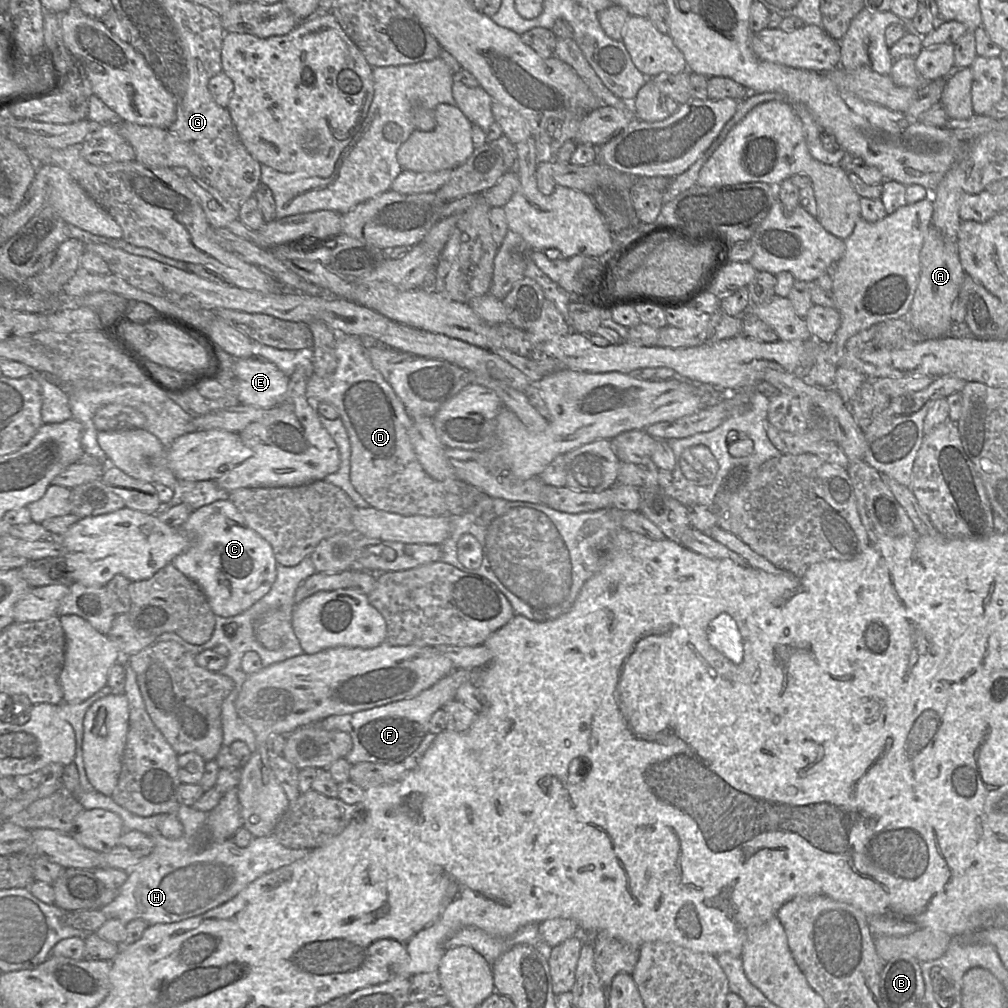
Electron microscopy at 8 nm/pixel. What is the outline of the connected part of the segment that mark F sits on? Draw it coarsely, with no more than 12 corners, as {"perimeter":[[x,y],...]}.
{"perimeter":[[455,669],[414,697],[314,723],[351,736],[344,757],[398,764],[433,713],[473,682]]}

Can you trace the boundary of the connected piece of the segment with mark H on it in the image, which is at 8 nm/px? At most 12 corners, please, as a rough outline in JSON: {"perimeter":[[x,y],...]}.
{"perimeter":[[179,805],[180,841],[154,841],[114,900],[124,925],[202,915],[303,858],[273,836],[199,851],[208,813]]}

